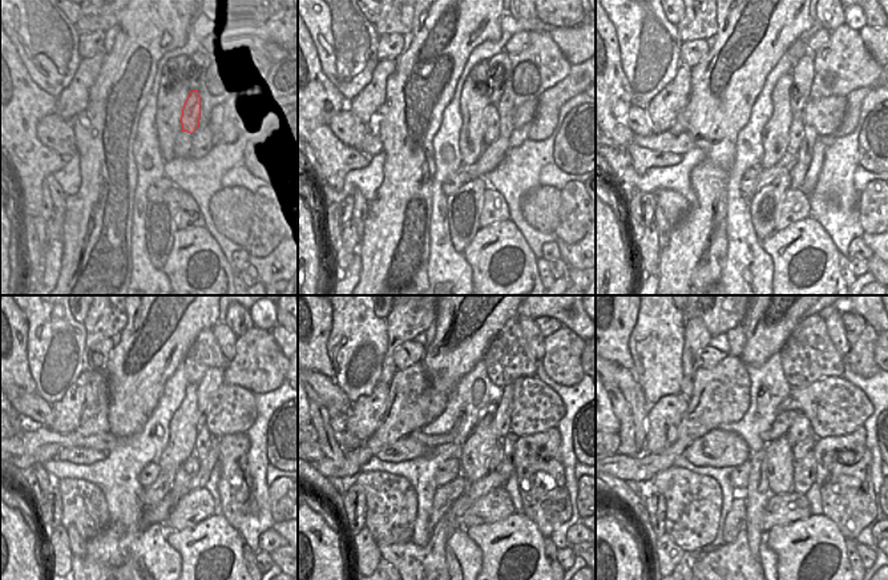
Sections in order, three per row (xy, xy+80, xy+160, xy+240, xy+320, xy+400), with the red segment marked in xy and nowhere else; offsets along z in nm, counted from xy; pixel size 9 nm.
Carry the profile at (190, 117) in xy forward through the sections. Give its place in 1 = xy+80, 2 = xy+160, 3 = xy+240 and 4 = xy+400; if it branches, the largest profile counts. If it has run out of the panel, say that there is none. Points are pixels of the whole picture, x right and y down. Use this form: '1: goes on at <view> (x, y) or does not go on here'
1: goes on at xy+80 (491, 113)
2: goes on at xy+160 (796, 129)
3: goes on at xy+240 (202, 440)
4: goes on at xy+400 (804, 470)

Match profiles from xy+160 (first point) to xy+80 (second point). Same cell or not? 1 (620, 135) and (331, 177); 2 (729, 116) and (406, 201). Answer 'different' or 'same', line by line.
1: same
2: same

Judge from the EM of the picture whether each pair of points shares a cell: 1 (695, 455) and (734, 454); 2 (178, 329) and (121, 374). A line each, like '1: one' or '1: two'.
1: one
2: one

